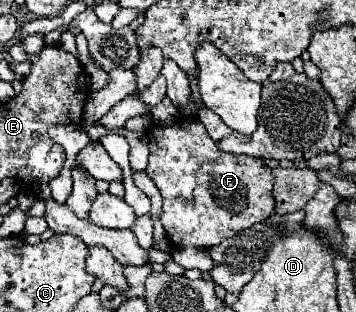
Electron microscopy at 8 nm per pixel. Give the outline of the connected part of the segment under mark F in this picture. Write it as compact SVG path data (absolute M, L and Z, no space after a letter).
M189 116L177 118L173 124L151 124L147 128L149 140L149 164L145 174L153 180L163 196L163 212L161 222L173 246L197 246L197 248L211 248L221 244L225 238L235 236L237 232L251 228L257 222L263 222L273 212L273 174L271 168L255 156L245 154L229 154L217 148L217 144L207 134L205 126Z

